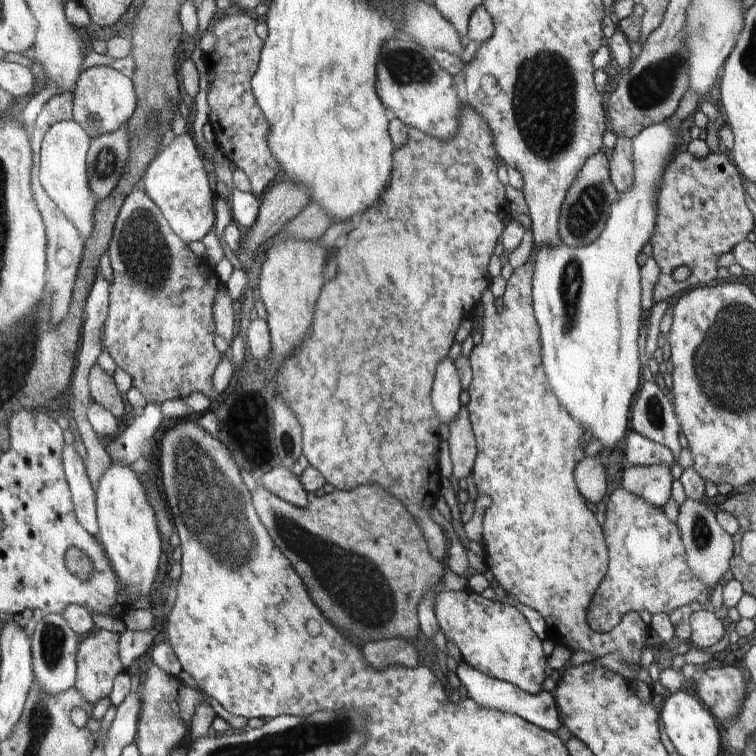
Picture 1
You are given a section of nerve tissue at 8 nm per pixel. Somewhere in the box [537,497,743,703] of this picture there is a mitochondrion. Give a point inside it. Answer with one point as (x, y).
(702, 533)

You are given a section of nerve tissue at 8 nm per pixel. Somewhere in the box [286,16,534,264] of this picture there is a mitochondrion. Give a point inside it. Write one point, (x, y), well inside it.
(406, 67)

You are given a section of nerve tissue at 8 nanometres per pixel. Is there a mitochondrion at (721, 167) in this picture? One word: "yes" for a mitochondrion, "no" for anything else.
no

